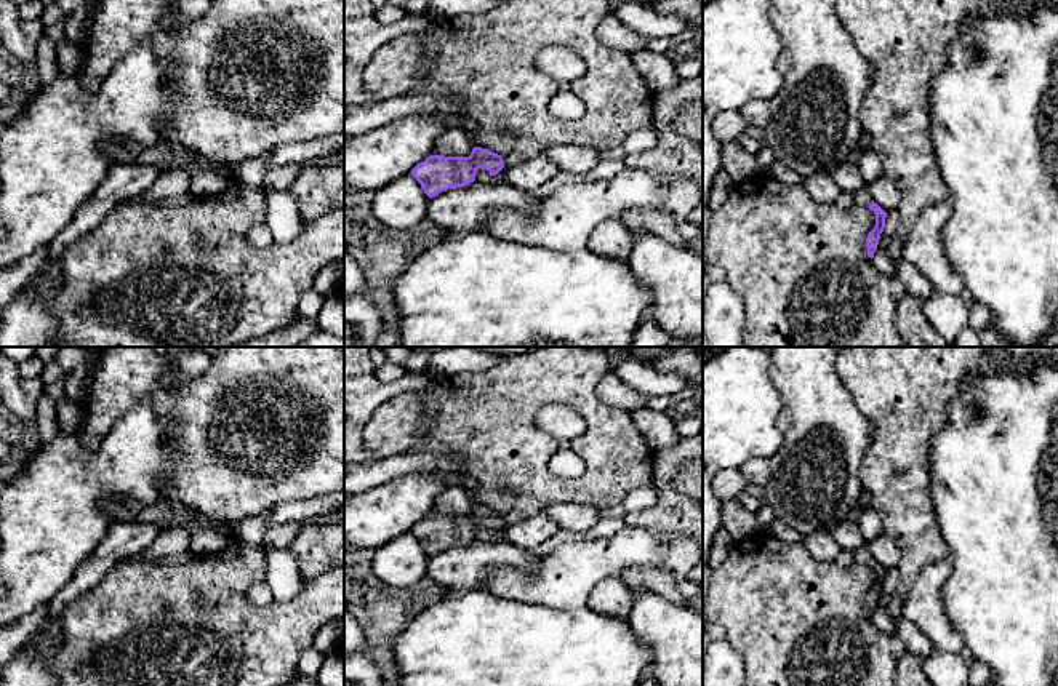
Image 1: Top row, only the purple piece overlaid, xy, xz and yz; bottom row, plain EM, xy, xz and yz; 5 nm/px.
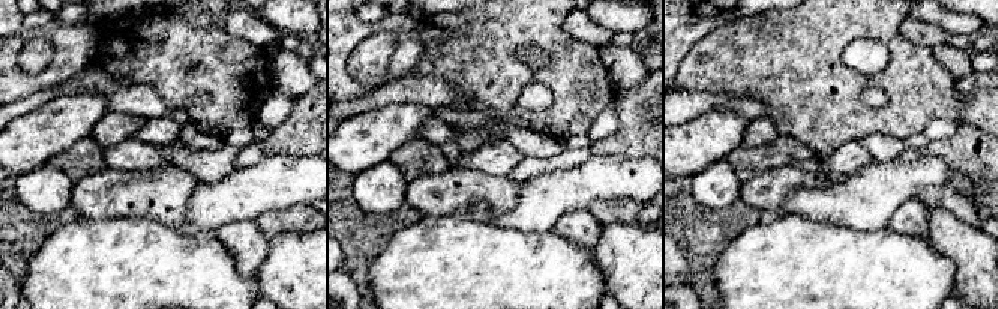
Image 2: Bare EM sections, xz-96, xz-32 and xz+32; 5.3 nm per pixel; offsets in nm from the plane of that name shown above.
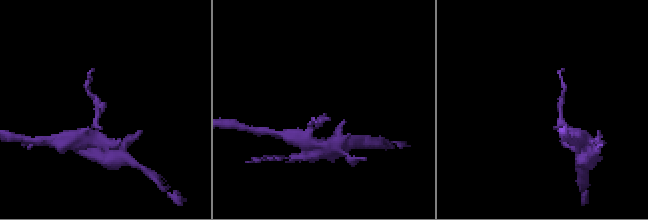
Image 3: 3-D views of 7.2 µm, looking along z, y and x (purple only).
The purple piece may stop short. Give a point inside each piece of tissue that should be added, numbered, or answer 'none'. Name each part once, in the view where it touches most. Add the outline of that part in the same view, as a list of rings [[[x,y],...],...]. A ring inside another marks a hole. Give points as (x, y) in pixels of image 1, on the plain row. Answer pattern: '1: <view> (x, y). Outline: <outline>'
1: yz (861, 555). Outline: [[[866,544],[856,548],[855,552],[855,561],[868,566],[874,558],[871,556],[871,552],[868,550]]]

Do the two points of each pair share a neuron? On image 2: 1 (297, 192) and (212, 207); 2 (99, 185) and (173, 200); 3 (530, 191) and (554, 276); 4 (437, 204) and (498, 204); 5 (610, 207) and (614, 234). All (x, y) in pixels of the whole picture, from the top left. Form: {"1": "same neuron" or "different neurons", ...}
{"1": "same neuron", "2": "same neuron", "3": "different neurons", "4": "same neuron", "5": "different neurons"}

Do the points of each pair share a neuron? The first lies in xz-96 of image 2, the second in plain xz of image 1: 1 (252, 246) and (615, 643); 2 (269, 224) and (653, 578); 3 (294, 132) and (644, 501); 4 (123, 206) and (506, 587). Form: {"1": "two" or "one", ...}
{"1": "two", "2": "one", "3": "two", "4": "two"}

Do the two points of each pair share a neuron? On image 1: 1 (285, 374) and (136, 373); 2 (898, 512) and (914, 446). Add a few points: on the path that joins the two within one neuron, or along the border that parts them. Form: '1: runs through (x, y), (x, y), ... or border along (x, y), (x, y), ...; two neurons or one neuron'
1: runs through (248, 400), (173, 400); one neuron
2: runs through (901, 496), (901, 478), (908, 472), (909, 462); one neuron

